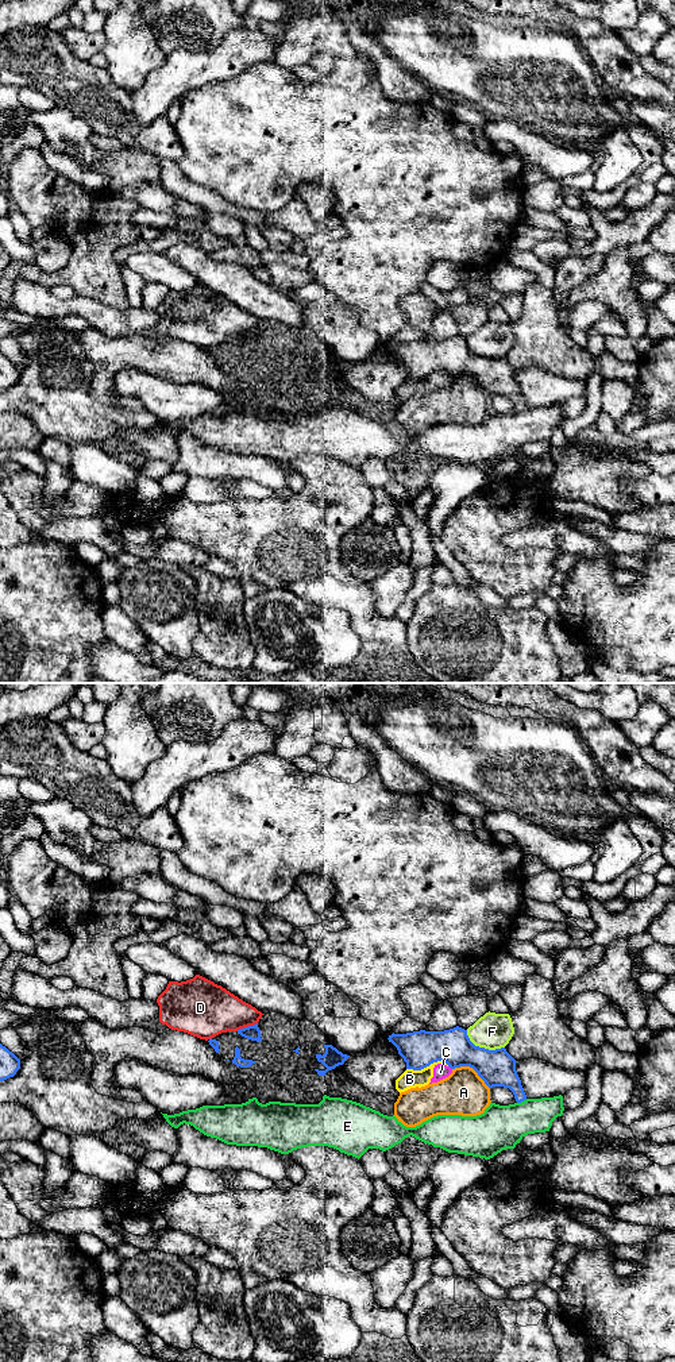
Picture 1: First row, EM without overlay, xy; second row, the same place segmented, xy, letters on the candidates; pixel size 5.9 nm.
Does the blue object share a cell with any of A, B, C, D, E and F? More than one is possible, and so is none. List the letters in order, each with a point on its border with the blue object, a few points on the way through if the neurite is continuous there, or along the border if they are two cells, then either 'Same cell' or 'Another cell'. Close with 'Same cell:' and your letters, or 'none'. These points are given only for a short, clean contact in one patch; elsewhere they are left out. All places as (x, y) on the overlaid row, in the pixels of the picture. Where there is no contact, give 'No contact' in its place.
A: Touches blue at xy (473, 1068). Another cell
B: Touches blue at xy (427, 1065). Boundary: xy (448, 1065), (443, 1061), (434, 1061), (420, 1069), (407, 1069). Another cell
C: Touches blue at xy (450, 1067). Another cell
D: Touches blue at xy (246, 1027). Another cell
E: Touches blue at xy (521, 1100). Another cell
F: Touches blue at xy (482, 1048). Another cell
Same cell: none

